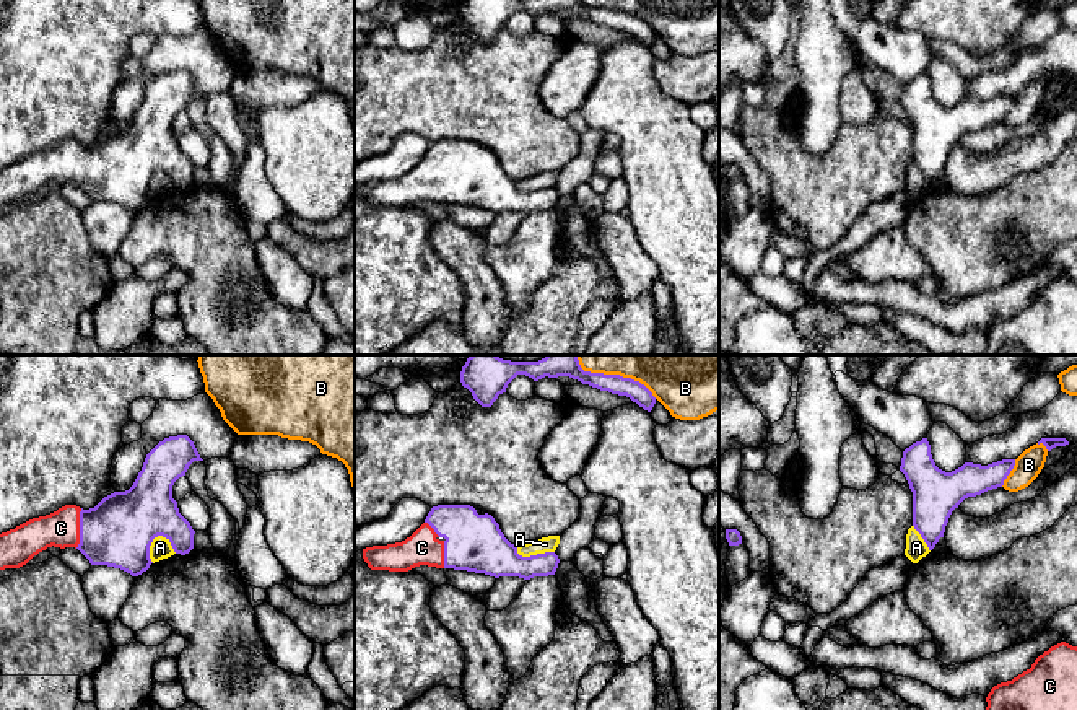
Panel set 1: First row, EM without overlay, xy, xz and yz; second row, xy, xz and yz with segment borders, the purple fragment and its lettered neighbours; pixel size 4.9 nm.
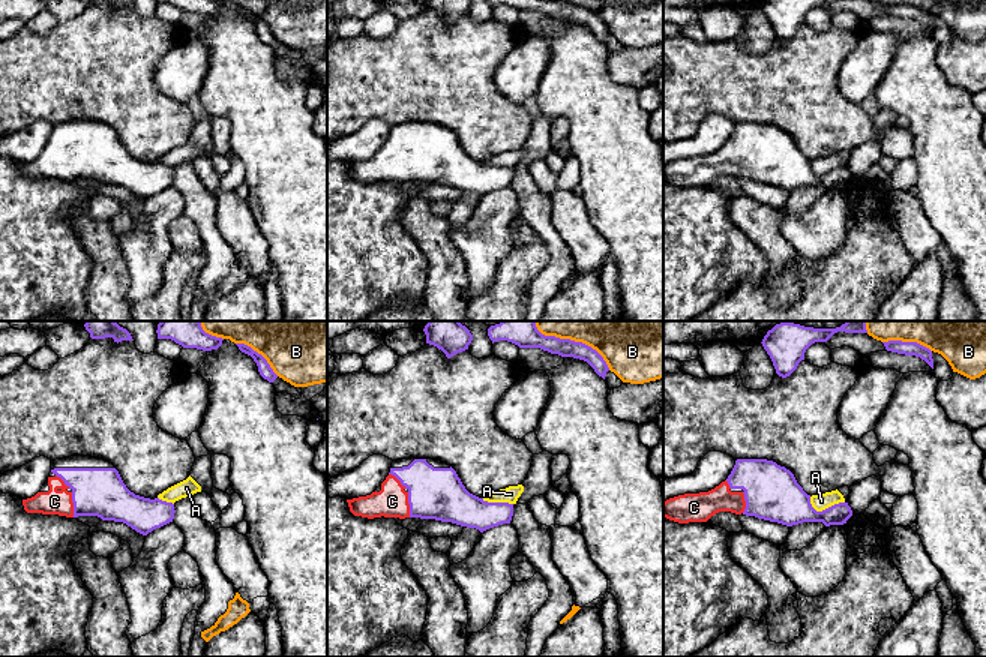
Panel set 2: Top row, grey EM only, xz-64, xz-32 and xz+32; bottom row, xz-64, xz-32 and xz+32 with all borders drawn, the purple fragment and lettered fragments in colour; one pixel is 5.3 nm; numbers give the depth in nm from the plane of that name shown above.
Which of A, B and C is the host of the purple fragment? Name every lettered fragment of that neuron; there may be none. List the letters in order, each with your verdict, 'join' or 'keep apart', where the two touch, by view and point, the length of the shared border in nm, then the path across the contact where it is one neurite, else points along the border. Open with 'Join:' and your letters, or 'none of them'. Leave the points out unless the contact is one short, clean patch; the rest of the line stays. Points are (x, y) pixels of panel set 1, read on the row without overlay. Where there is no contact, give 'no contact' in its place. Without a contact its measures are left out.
Join: C
A: keep apart; contact xy (163, 171); length 150 nm; border xy (148, 181), (155, 173), (163, 171), (176, 188)
B: keep apart; contact yz (1009, 108); length 150 nm
C: join; contact xy (80, 163); length 200 nm; way xy (119, 165), (80, 163), (61, 163)

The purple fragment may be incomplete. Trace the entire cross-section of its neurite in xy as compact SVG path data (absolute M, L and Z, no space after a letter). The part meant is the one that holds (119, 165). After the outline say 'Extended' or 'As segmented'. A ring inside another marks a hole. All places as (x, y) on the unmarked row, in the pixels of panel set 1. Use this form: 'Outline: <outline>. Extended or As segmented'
Outline: M187 70L164 73L146 90L143 103L129 125L104 132L94 143L83 145L76 140L65 140L50 150L33 153L2 168L0 205L20 204L54 181L75 182L91 200L107 200L138 212L153 199L150 181L158 171L166 173L176 189L189 189L194 184L195 166L179 148L177 137L172 134L172 121L185 111L194 96L203 94Z. Extended

